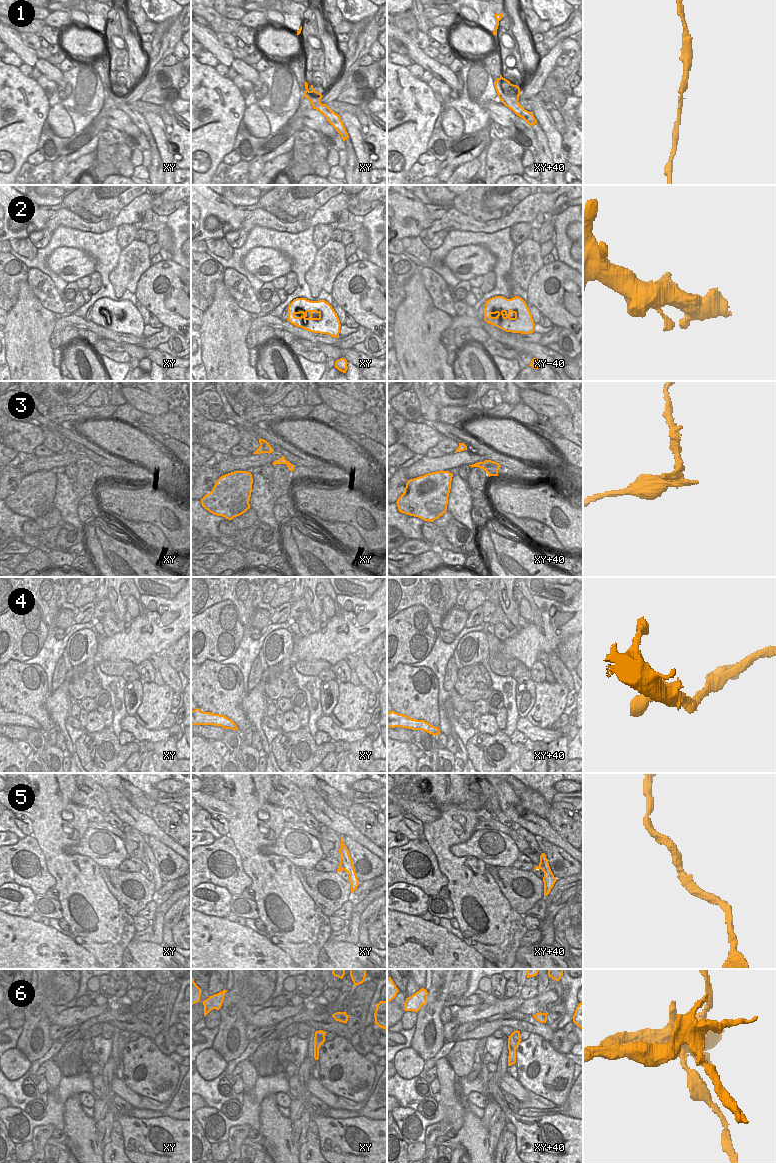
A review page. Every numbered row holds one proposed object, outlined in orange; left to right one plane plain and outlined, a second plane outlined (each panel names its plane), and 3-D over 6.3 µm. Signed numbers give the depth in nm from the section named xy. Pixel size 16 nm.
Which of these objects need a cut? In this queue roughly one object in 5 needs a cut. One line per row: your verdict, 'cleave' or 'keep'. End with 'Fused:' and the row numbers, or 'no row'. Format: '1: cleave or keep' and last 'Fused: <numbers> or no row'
1: keep
2: keep
3: cleave
4: cleave
5: keep
6: cleave
Fused: 3, 4, 6

